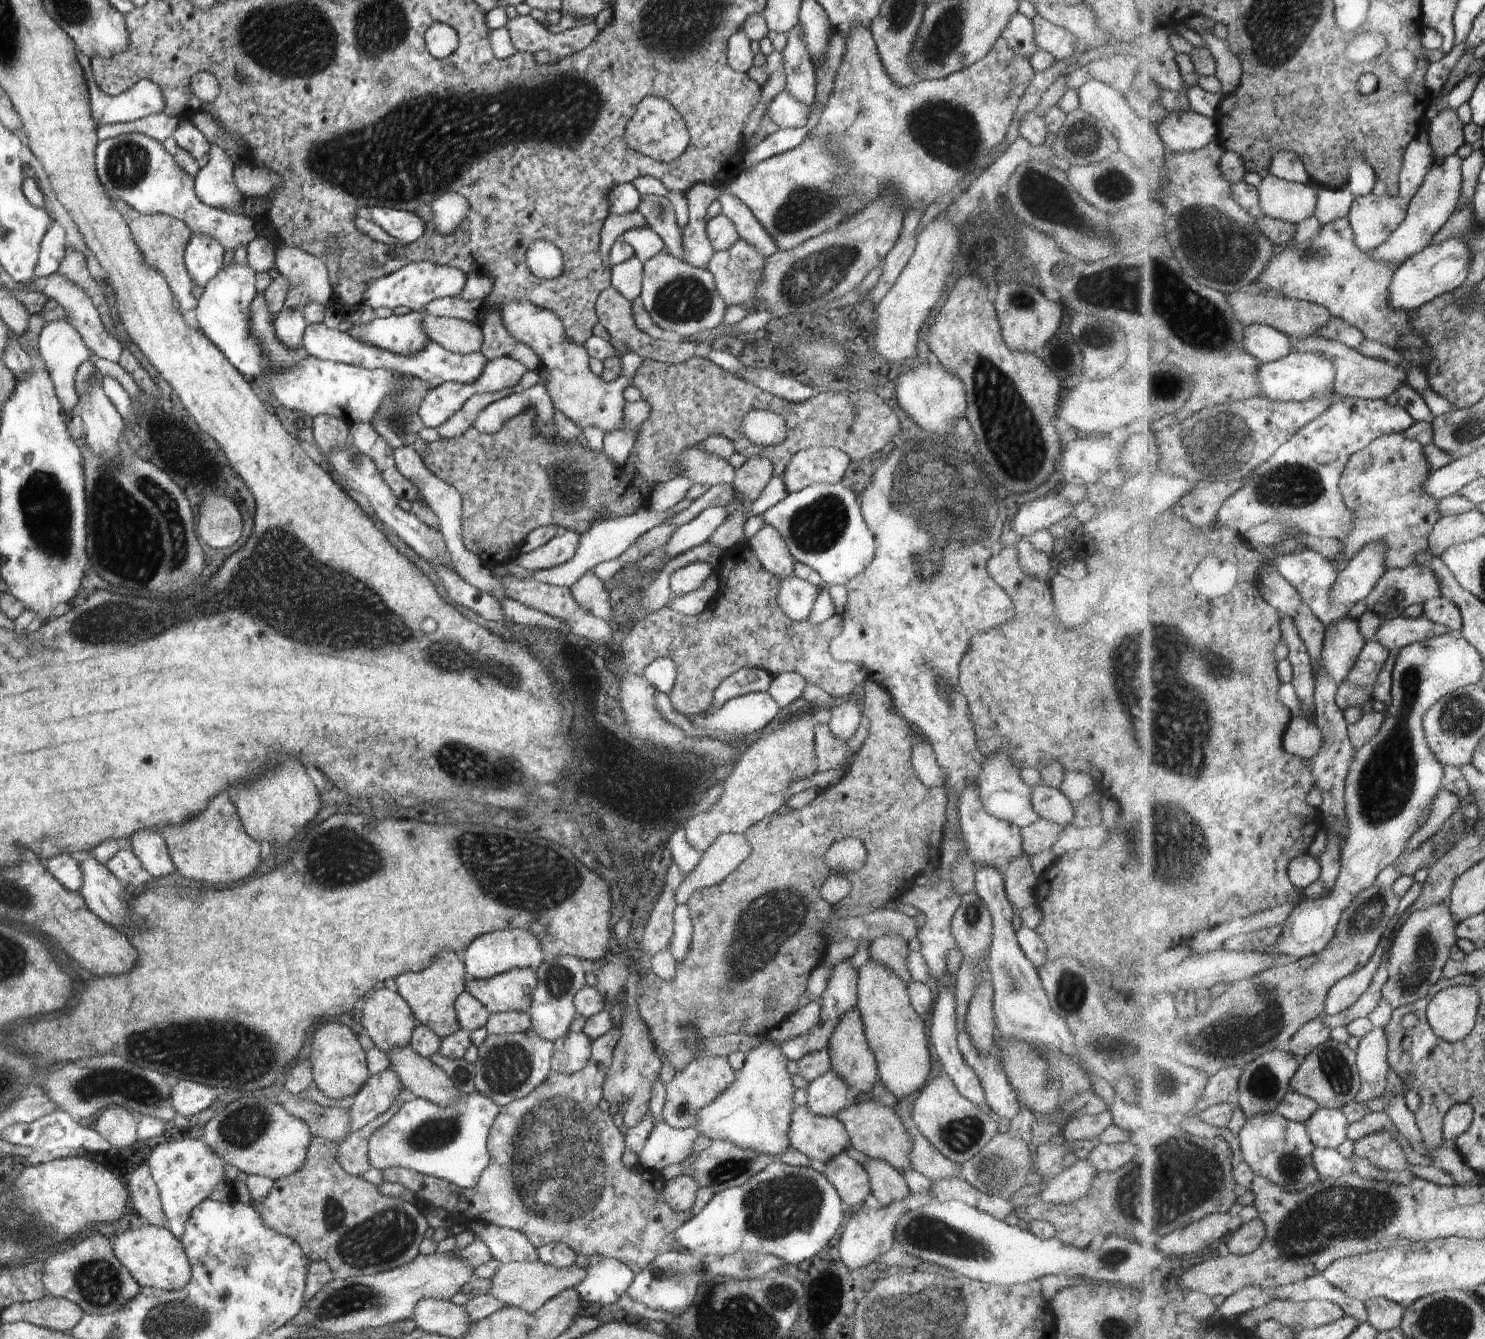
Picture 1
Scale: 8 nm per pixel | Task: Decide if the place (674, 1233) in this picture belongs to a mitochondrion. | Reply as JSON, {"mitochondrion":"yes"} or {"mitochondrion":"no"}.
{"mitochondrion":"no"}

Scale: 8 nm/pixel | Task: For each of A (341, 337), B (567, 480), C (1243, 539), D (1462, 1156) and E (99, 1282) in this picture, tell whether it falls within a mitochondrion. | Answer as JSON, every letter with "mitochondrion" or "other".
{"A":"other","B":"mitochondrion","C":"other","D":"other","E":"mitochondrion"}

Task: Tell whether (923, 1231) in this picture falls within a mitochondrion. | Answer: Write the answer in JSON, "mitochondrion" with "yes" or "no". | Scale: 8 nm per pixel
{"mitochondrion":"yes"}

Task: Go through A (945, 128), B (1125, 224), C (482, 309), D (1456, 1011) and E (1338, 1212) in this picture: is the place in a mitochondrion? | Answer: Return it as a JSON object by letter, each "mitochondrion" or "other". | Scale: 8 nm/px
{"A":"mitochondrion","B":"mitochondrion","C":"other","D":"other","E":"mitochondrion"}

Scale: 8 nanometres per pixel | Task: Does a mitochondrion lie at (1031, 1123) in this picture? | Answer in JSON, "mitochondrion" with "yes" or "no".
{"mitochondrion":"no"}

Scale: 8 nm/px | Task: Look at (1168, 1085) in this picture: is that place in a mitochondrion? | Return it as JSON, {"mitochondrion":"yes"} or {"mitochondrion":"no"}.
{"mitochondrion":"yes"}

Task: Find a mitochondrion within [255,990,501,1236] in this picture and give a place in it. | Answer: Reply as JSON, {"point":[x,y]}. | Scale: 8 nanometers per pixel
{"point":[431,1135]}

